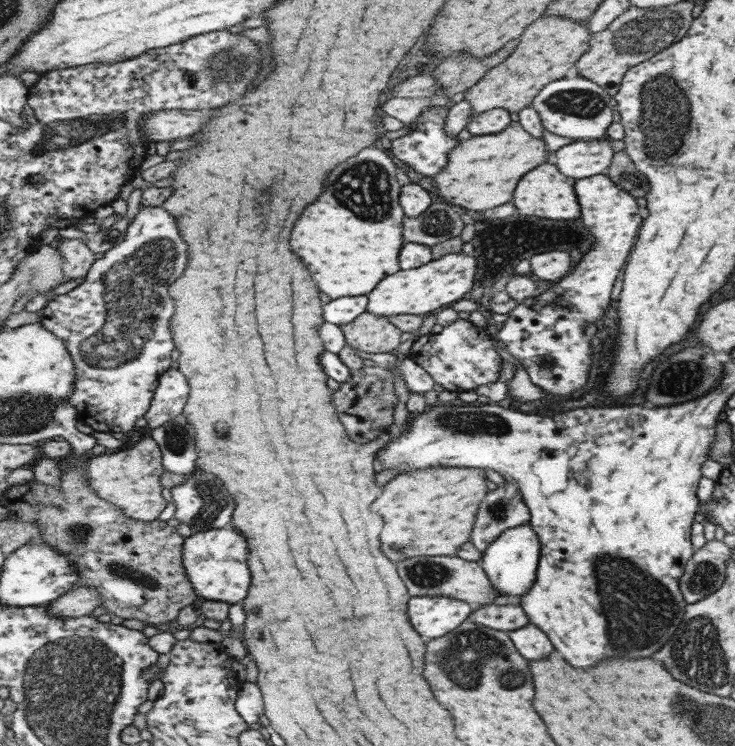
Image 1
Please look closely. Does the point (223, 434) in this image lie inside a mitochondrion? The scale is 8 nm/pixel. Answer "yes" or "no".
no

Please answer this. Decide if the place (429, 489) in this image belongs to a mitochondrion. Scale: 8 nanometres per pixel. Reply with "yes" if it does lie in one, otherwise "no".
no

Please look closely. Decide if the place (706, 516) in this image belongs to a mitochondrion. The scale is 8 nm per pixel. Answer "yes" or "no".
no

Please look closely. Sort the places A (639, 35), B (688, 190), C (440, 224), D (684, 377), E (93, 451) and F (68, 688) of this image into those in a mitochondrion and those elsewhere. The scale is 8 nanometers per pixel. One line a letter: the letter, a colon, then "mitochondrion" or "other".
A: mitochondrion
B: other
C: mitochondrion
D: mitochondrion
E: other
F: mitochondrion

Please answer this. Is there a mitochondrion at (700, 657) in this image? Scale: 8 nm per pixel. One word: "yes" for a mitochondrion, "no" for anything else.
yes

